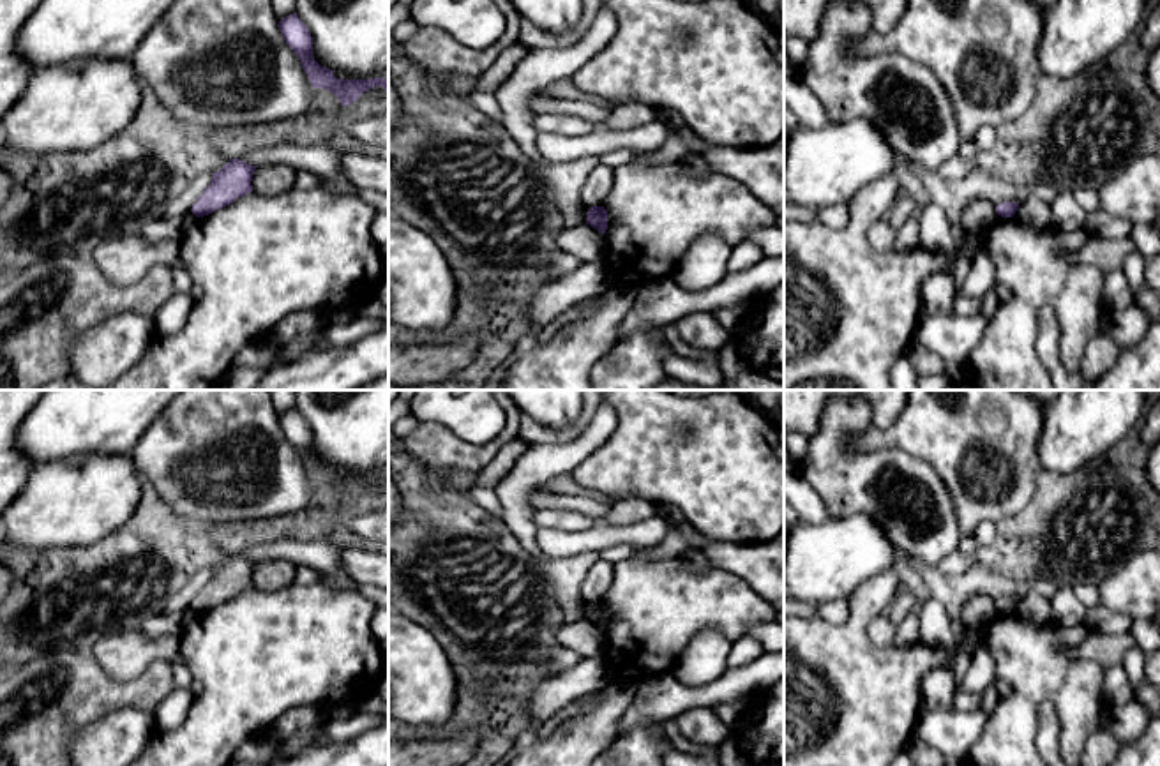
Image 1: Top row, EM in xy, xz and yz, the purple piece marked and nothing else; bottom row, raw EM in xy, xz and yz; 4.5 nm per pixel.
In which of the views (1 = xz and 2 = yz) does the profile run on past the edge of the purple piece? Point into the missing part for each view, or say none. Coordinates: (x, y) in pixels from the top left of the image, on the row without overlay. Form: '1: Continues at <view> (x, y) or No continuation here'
1: No continuation here
2: No continuation here

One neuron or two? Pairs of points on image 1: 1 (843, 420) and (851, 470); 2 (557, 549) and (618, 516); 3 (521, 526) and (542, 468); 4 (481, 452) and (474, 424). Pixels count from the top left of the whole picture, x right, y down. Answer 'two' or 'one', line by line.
1: one
2: two
3: one
4: two

